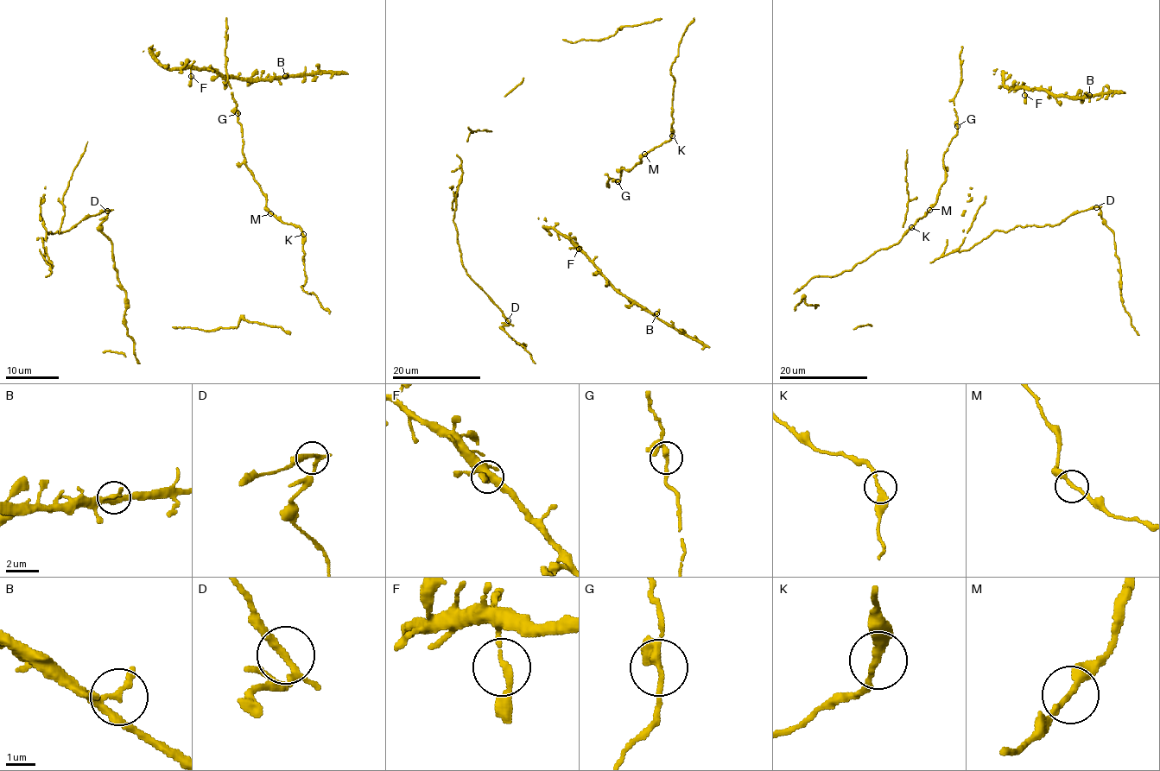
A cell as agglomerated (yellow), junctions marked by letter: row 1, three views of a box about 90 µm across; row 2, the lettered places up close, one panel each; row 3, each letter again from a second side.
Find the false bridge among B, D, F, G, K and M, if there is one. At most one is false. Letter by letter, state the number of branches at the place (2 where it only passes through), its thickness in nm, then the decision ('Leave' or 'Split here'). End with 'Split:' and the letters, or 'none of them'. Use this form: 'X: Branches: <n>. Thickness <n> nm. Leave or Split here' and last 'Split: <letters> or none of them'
B: Branches: 3. Thickness 190 nm. Leave
D: Branches: 3. Thickness 200 nm. Leave
F: Branches: 2. Thickness 190 nm. Leave
G: Branches: 3. Thickness 190 nm. Leave
K: Branches: 2. Thickness 240 nm. Leave
M: Branches: 2. Thickness 200 nm. Leave
Split: none of them

